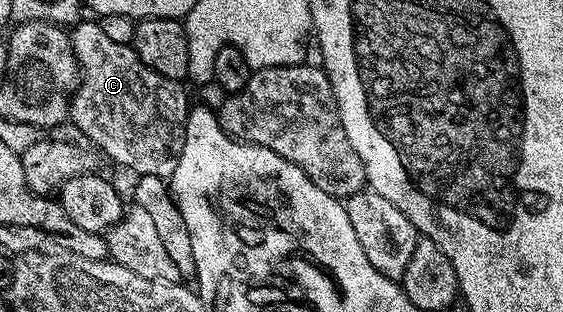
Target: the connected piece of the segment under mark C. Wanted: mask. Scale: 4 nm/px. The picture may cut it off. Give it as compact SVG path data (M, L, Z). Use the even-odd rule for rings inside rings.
M93 18L82 19L80 24L74 24L71 28L73 53L79 69L79 83L69 106L71 124L90 140L88 143L94 149L102 148L115 163L130 168L133 174L171 178L175 174L175 166L179 166L179 154L183 154L183 138L191 101L185 97L178 81L163 78L163 74L147 67L132 44L120 44L107 38L100 22L89 19Z

